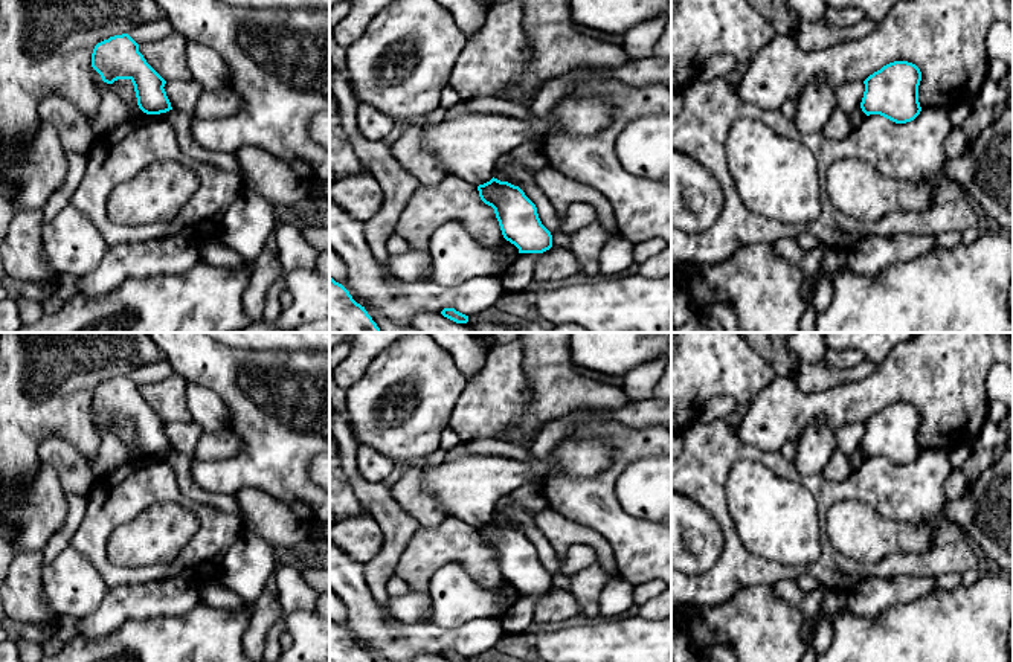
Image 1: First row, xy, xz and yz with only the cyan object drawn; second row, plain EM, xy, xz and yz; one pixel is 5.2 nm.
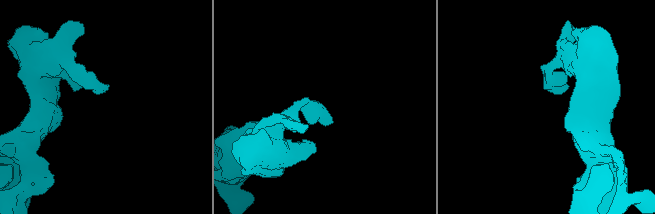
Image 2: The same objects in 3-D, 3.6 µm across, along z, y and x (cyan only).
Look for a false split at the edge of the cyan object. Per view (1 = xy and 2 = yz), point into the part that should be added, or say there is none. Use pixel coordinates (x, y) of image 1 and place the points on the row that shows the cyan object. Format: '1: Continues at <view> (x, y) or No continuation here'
1: No continuation here
2: No continuation here

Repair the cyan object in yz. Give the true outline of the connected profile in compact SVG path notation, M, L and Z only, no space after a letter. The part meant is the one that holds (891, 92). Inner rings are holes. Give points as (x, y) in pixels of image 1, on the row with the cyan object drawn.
M894 61L870 75L863 84L862 111L880 114L896 124L914 121L920 111L920 69L908 61Z

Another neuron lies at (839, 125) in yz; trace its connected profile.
M836 107L825 124L822 134L830 140L842 140L848 137L853 130L851 117L842 108Z

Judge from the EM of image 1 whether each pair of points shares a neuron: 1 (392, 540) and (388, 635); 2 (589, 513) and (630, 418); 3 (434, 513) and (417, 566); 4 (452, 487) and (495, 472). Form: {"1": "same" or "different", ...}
{"1": "different", "2": "different", "3": "different", "4": "same"}

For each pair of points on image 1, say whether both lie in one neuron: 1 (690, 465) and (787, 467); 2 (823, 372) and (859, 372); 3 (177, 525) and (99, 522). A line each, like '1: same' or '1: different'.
1: same
2: same
3: different

